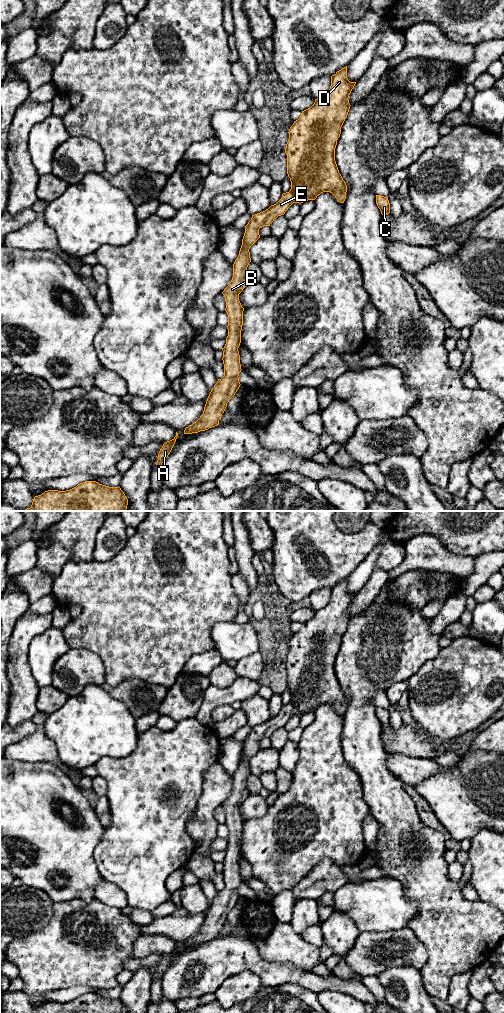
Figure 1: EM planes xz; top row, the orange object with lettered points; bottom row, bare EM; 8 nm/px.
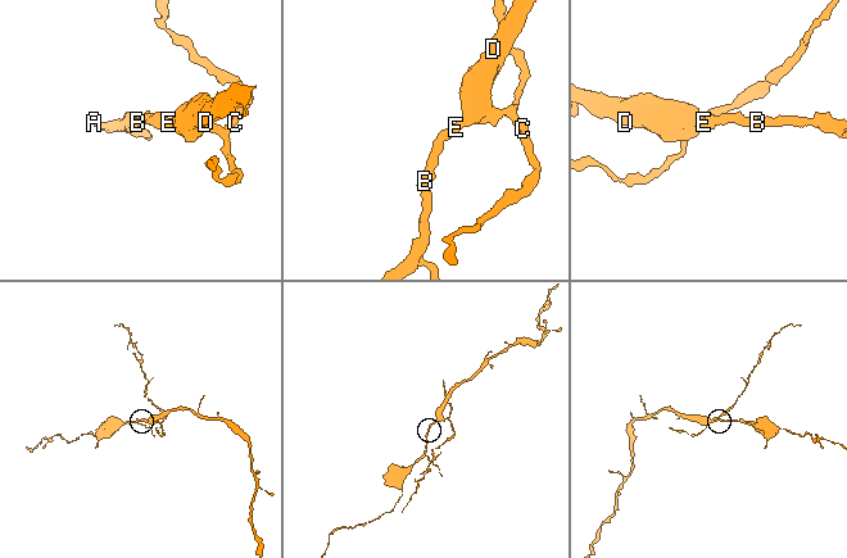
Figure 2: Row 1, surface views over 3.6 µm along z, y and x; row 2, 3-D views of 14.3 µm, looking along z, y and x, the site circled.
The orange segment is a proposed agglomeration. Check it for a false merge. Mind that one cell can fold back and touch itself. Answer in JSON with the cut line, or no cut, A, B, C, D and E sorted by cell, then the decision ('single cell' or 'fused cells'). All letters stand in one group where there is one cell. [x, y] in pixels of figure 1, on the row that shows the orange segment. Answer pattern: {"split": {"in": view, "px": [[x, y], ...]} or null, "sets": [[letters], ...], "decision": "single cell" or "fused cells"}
{"split": null, "sets": [["A", "B", "C", "D", "E"]], "decision": "single cell"}

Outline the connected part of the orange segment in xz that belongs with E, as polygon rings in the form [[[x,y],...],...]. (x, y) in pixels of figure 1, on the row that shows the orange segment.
[[[347,66],[337,71],[331,76],[329,91],[315,99],[310,108],[302,111],[300,118],[294,121],[289,129],[289,139],[285,153],[287,155],[287,174],[291,181],[291,189],[289,192],[283,193],[276,204],[271,205],[263,212],[252,215],[251,220],[245,226],[239,255],[233,264],[232,280],[222,292],[226,301],[225,311],[228,315],[228,336],[222,349],[224,376],[218,379],[212,388],[203,414],[196,422],[185,428],[184,434],[198,433],[219,425],[219,420],[227,407],[227,403],[241,385],[238,377],[242,370],[238,348],[241,343],[244,308],[239,301],[239,294],[250,283],[246,275],[247,267],[251,262],[249,249],[260,238],[259,229],[264,226],[270,226],[278,216],[284,215],[293,203],[301,204],[304,201],[315,200],[323,192],[332,193],[340,203],[344,203],[346,199],[347,185],[339,173],[335,161],[335,148],[341,134],[341,127],[351,106],[348,98],[355,84],[356,82],[350,82],[347,78]]]

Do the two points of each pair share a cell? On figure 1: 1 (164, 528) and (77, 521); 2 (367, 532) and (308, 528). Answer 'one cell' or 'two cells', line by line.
1: two cells
2: one cell

